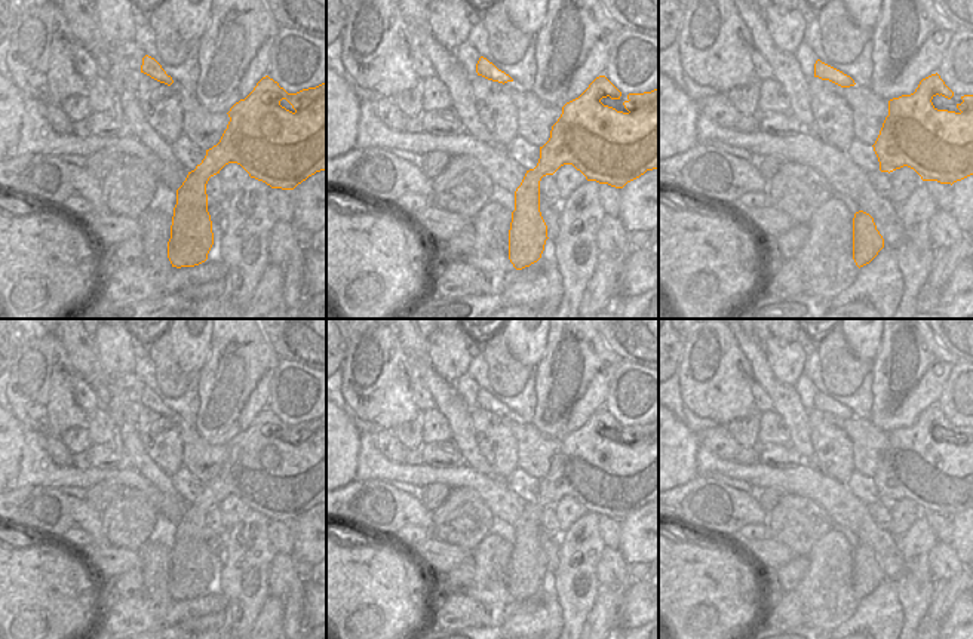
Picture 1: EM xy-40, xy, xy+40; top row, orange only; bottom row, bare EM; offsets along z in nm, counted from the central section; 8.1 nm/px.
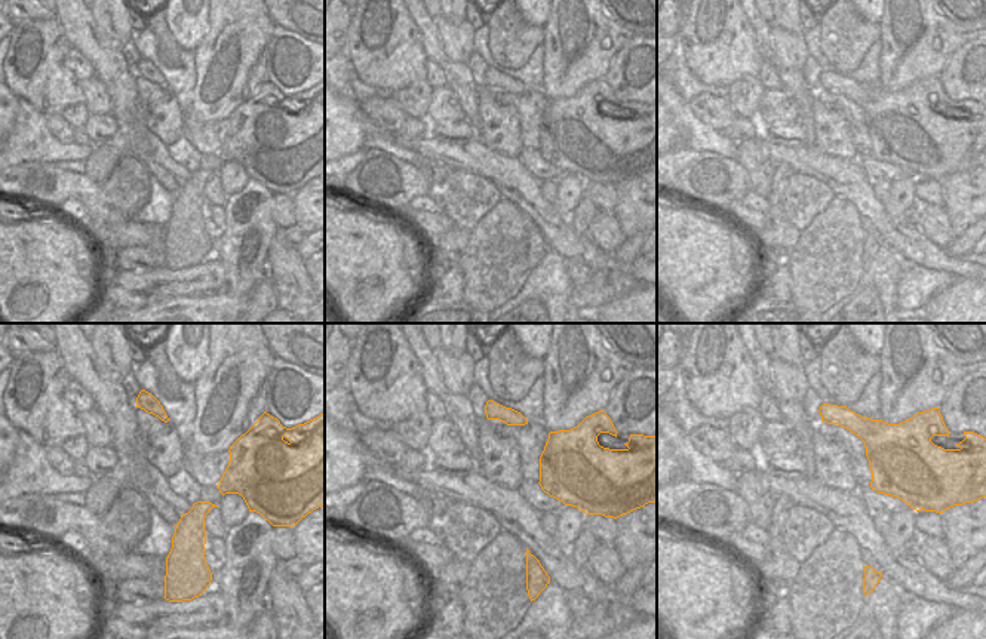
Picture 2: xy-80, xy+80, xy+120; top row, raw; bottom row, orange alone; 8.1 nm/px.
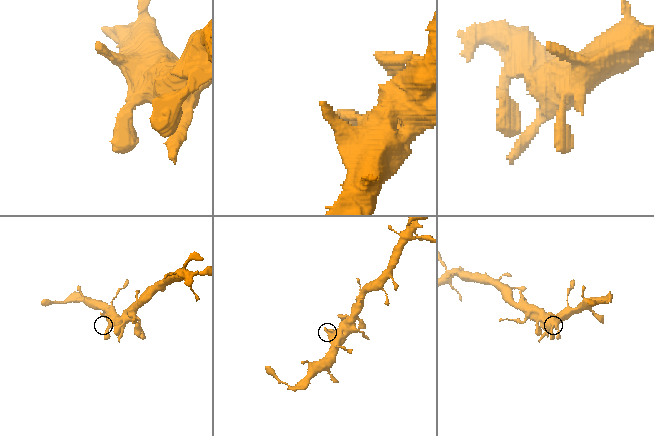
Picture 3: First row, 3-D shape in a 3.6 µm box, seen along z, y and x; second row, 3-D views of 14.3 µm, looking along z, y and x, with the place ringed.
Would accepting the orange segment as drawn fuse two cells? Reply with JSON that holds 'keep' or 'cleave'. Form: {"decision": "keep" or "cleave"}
{"decision": "keep"}

